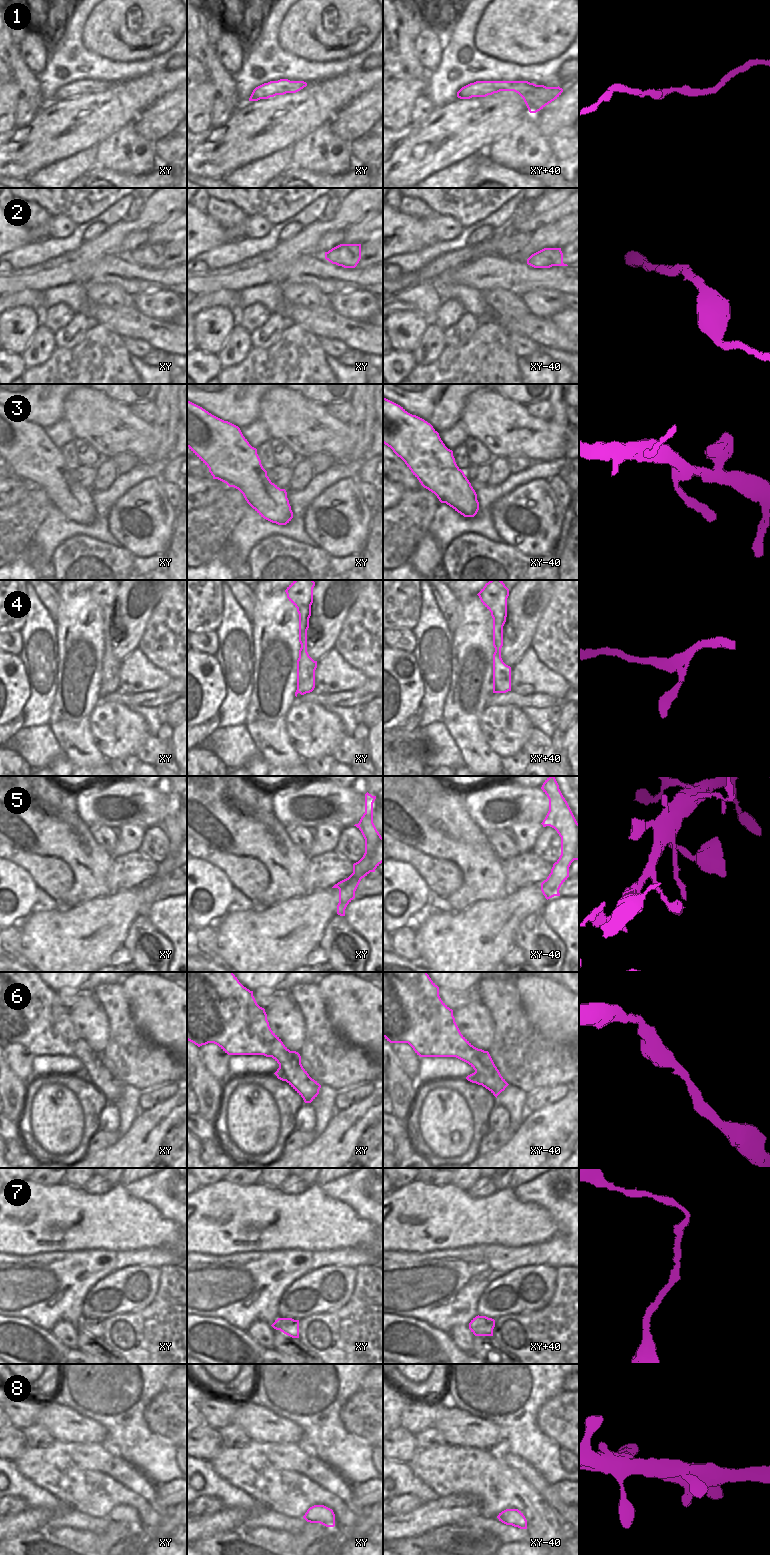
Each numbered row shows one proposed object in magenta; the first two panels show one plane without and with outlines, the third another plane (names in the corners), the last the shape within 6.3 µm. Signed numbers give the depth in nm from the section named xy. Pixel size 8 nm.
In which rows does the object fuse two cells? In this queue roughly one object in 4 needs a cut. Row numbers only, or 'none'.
none

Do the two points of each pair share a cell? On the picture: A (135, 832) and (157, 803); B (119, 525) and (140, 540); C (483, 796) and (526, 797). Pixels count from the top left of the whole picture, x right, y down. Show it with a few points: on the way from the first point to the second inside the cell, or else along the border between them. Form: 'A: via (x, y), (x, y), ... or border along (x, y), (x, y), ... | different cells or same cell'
A: border along (119, 825), (139, 824), (146, 828) | different cells
B: via (123, 530), (134, 536) | same cell
C: via (494, 796), (516, 794) | same cell

